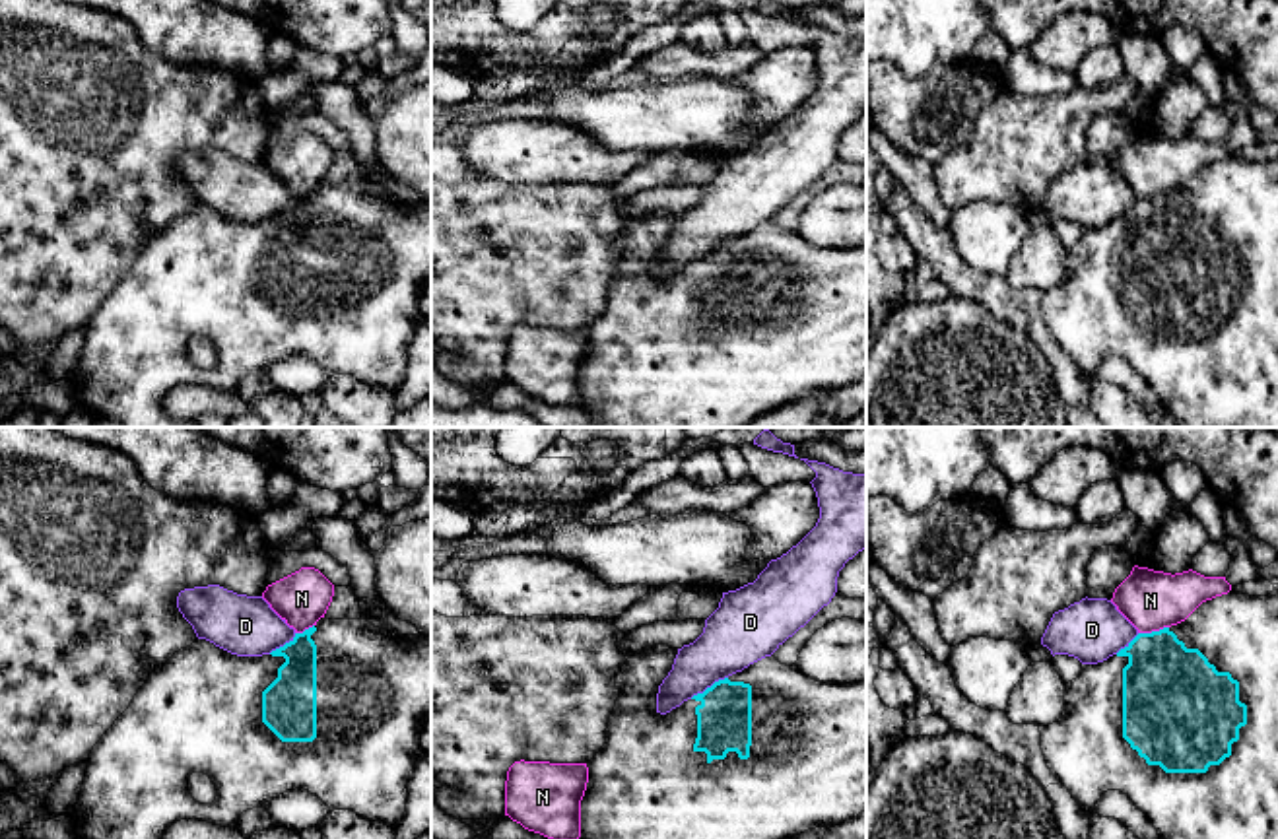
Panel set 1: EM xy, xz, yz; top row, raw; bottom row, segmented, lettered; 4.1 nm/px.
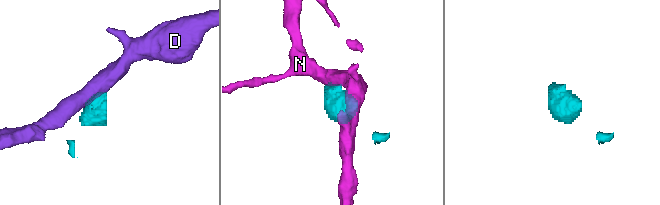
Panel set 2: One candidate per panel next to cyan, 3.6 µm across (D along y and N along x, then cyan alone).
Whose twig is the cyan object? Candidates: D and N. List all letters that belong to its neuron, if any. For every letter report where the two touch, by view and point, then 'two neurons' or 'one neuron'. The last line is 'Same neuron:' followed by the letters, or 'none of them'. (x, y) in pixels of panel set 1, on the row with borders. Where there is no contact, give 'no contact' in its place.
D: xz (707, 688) | two neurons
N: yz (1152, 632) | two neurons
Same neuron: none of them

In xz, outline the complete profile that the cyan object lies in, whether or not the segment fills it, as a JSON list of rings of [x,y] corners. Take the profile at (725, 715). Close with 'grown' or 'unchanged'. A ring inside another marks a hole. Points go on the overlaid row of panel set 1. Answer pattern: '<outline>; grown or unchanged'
[[[668,645],[647,647],[616,676],[620,697],[608,719],[606,744],[587,763],[579,839],[789,839],[835,827],[866,810],[866,680],[816,682],[771,654],[660,715],[658,686],[676,654]]]; grown

